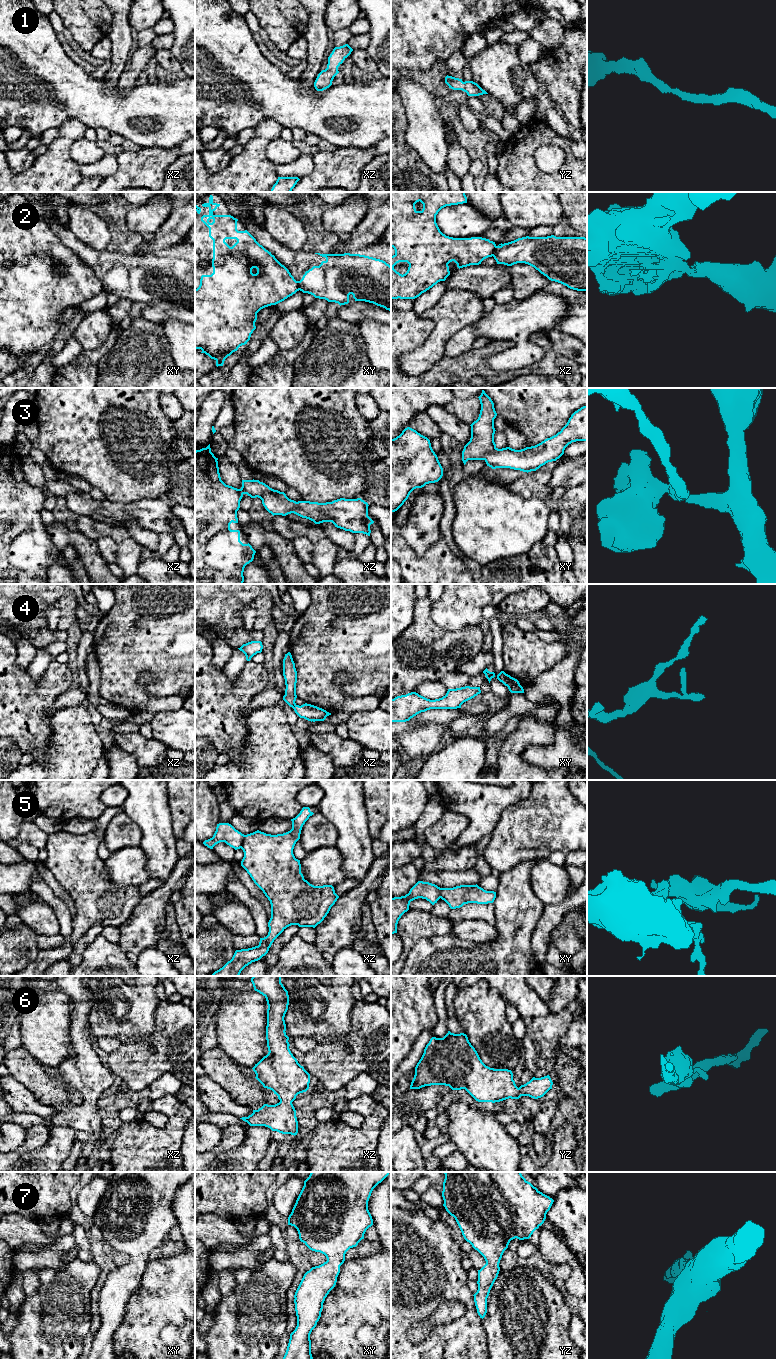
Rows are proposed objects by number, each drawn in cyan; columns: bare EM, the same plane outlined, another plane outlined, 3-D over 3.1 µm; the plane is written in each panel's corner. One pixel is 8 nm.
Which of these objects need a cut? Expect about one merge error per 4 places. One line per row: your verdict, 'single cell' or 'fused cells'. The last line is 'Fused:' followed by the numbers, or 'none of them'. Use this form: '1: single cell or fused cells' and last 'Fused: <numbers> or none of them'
1: single cell
2: fused cells
3: single cell
4: fused cells
5: fused cells
6: single cell
7: single cell
Fused: 2, 4, 5

